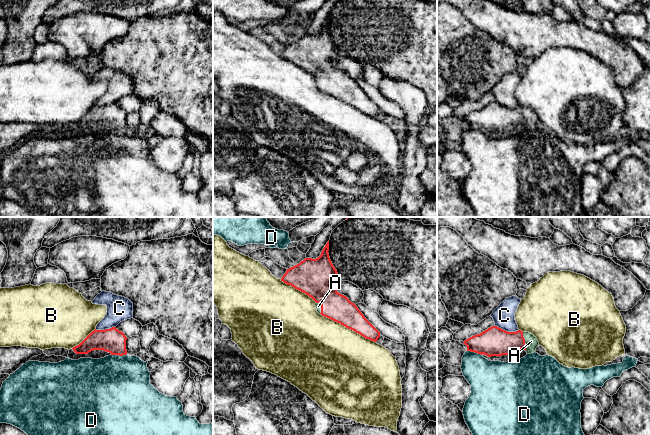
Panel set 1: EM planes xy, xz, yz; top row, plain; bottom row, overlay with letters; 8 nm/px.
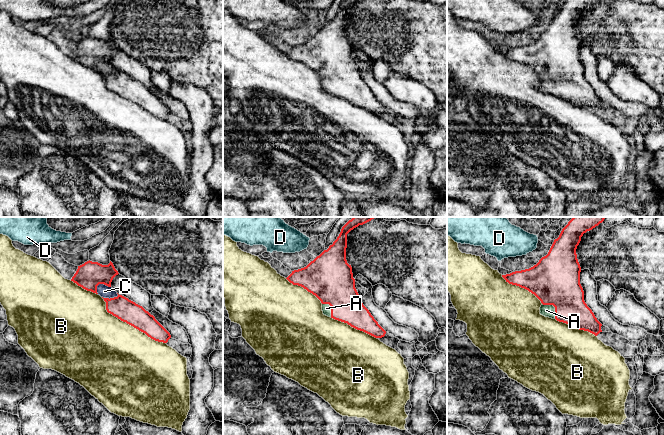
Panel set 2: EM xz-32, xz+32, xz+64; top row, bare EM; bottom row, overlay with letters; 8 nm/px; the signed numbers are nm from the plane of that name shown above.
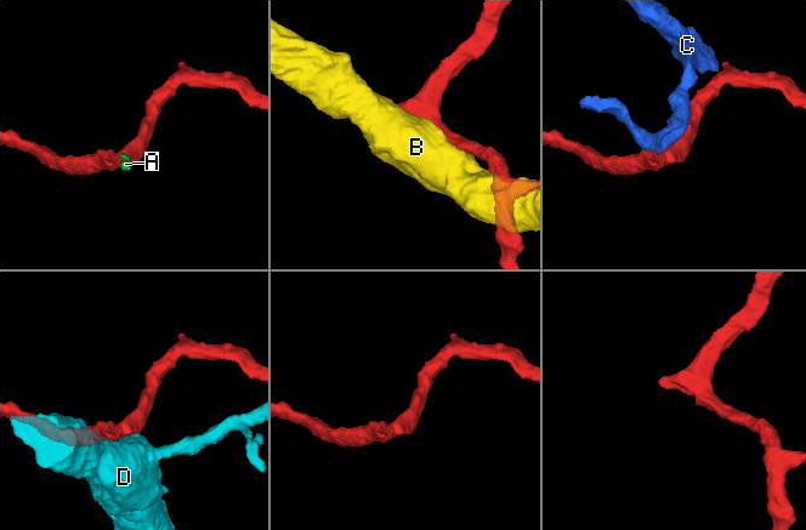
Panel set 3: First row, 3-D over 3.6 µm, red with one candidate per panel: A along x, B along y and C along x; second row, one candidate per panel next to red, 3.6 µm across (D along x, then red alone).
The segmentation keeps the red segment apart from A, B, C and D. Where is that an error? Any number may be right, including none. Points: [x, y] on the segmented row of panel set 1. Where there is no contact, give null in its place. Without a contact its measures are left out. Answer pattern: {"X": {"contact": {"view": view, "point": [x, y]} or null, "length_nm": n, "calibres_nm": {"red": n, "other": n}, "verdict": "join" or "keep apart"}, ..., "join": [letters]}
{"A": {"contact": {"view": "yz", "point": [524, 341]}, "length_nm": 150, "calibres_nm": {"red": 240, "other": 100}, "verdict": "join"}, "B": {"contact": {"view": "xz", "point": [348, 328]}, "length_nm": 500, "calibres_nm": {"red": 220, "other": 500}, "verdict": "keep apart"}, "C": {"contact": {"view": "yz", "point": [506, 331]}, "length_nm": 200, "calibres_nm": {"red": 240, "other": 180}, "verdict": "keep apart"}, "D": {"contact": {"view": "xy", "point": [118, 354]}, "length_nm": 120, "calibres_nm": {"red": 200, "other": 480}, "verdict": "keep apart"}, "join": ["A"]}

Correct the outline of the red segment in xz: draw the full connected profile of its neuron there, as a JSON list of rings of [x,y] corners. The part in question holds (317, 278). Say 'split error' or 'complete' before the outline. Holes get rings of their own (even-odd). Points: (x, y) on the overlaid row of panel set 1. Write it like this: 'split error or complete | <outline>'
split error | [[[329,241],[318,258],[305,258],[299,264],[287,269],[281,281],[311,297],[316,302],[317,312],[322,316],[376,342],[380,332],[354,303],[337,292],[339,276],[328,251]]]

